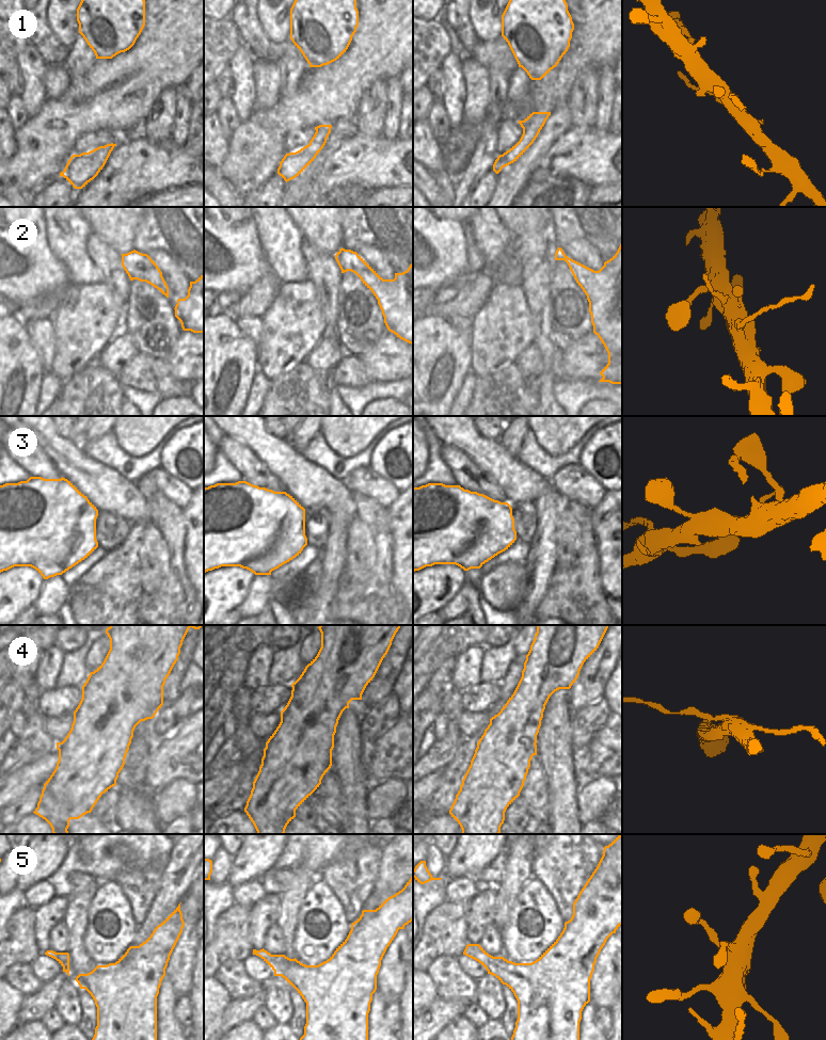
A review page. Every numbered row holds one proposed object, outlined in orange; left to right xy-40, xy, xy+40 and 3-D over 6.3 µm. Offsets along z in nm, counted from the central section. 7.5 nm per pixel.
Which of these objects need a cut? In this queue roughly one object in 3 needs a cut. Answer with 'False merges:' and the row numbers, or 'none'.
False merges: 1, 4

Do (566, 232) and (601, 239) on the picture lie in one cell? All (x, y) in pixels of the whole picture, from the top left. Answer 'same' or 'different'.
same

